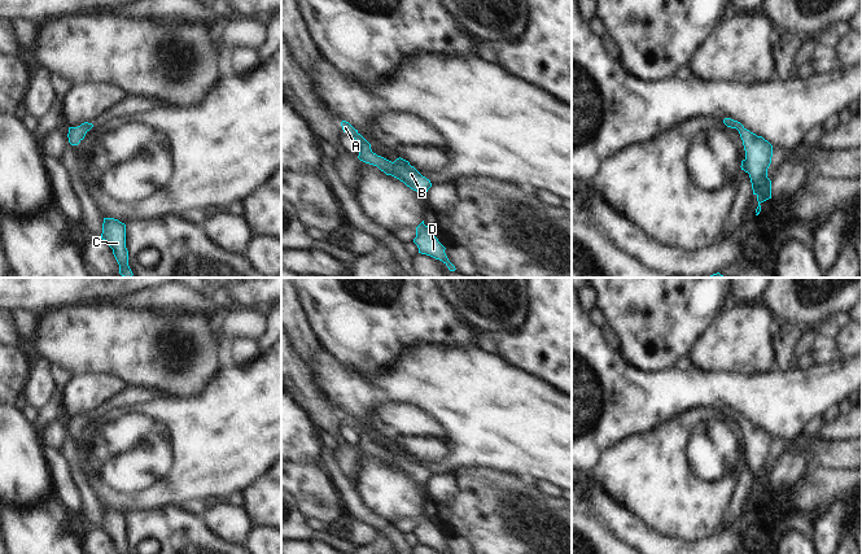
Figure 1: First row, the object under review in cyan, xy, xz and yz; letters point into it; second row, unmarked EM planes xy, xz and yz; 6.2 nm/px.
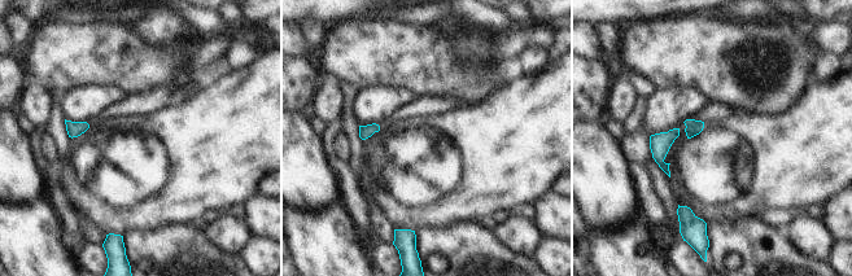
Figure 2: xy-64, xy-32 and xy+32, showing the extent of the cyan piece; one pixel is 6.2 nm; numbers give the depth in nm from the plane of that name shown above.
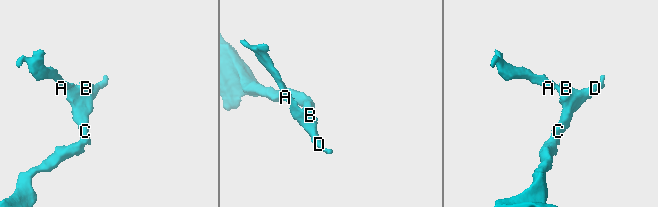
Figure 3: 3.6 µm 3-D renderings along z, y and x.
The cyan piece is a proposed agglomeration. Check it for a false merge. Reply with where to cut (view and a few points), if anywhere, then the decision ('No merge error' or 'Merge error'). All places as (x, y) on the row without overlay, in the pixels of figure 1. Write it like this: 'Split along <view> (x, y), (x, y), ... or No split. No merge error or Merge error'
No split. No merge error

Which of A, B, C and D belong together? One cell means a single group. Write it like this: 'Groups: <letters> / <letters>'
Groups: A B C D

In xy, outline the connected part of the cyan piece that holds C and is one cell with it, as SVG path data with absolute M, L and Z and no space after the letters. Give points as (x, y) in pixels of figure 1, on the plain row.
M104 509L101 529L113 540L118 554L128 554L124 514L114 509Z

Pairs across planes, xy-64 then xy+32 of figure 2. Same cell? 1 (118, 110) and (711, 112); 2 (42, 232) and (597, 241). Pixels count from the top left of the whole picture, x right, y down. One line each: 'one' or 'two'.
1: one
2: one

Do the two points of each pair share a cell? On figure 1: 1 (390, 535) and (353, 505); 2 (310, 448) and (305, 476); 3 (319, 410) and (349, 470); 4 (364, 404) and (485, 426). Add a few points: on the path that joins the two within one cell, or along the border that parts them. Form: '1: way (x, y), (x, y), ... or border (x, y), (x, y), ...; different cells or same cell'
1: way (381, 526), (362, 513); same cell
2: border (294, 462), (320, 466); different cells
3: way (331, 424), (346, 456); same cell
4: way (394, 391), (450, 391), (455, 396); same cell

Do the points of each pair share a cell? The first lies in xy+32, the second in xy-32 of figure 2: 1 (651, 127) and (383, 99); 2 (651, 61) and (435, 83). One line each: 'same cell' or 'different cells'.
1: same cell
2: same cell

